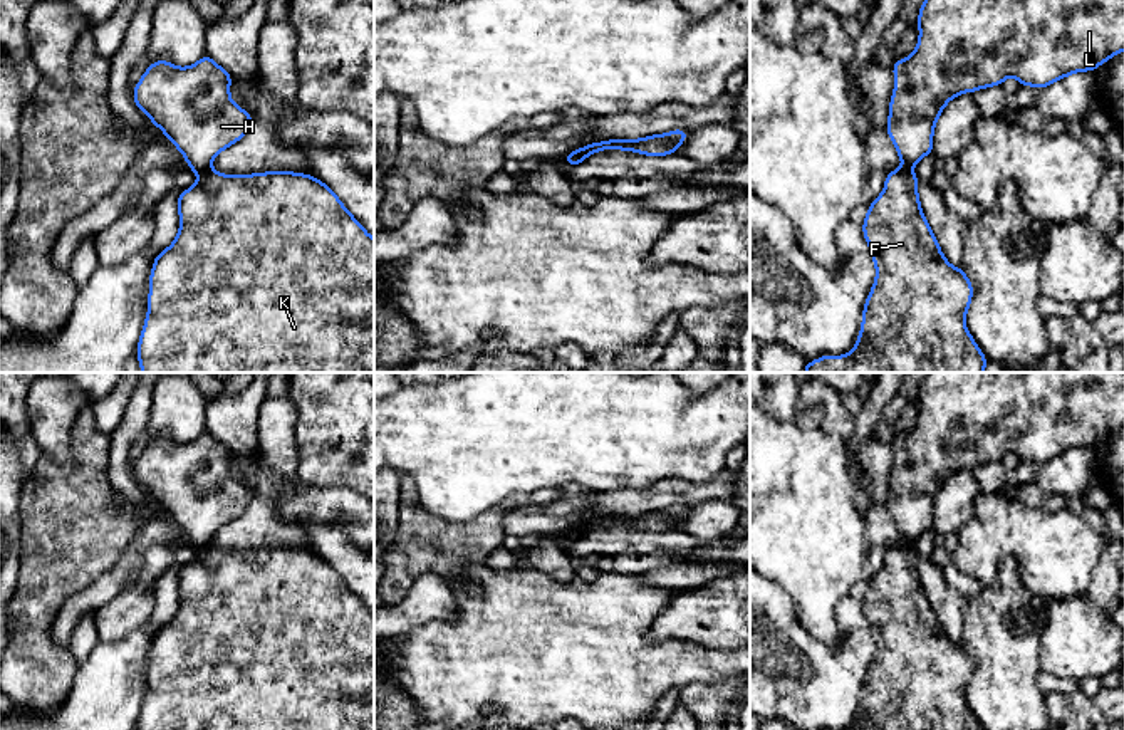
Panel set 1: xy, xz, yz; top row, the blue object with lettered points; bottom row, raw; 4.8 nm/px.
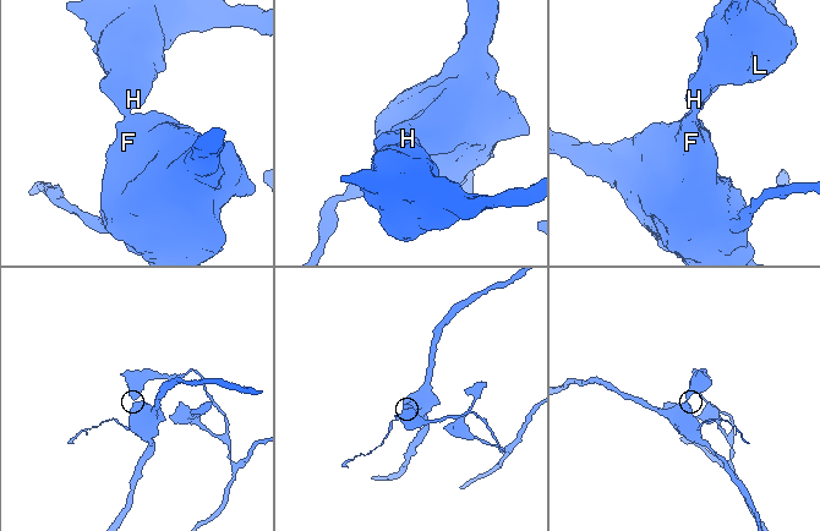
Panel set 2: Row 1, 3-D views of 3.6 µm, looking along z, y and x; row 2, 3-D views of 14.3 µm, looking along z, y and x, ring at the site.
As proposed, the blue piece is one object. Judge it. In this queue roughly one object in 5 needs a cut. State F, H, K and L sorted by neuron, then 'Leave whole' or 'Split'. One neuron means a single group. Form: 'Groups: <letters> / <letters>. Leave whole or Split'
Groups: F K / H L. Split

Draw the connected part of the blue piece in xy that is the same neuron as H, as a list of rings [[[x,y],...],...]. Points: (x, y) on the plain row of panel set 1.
[[[206,430],[190,443],[161,435],[146,445],[133,475],[200,550],[253,500],[232,477],[230,460],[232,450]]]

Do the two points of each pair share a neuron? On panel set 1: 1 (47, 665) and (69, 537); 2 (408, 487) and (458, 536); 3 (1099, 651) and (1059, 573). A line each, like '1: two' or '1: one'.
1: one
2: one
3: two

